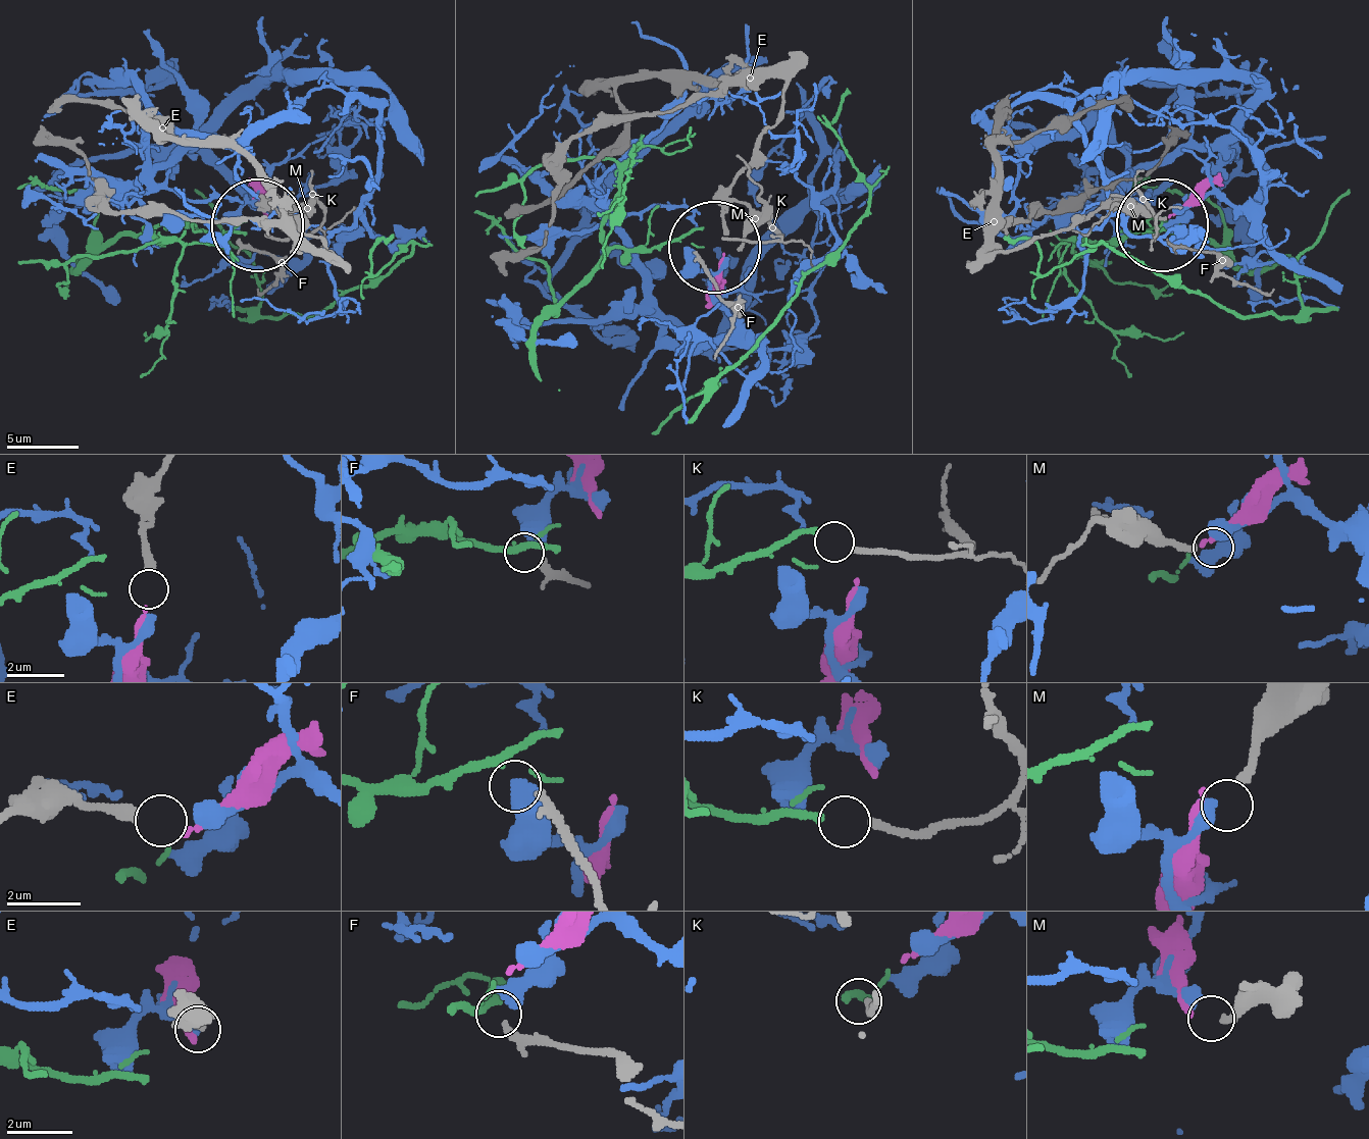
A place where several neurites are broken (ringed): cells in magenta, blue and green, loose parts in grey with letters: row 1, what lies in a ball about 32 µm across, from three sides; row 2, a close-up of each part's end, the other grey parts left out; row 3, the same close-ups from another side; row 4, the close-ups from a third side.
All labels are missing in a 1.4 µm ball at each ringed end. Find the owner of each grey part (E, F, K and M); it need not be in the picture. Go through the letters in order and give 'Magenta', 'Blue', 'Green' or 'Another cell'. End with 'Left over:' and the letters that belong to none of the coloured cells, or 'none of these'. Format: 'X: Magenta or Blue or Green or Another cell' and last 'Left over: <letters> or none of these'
E: Magenta
F: Another cell
K: Green
M: Blue
Left over: F

